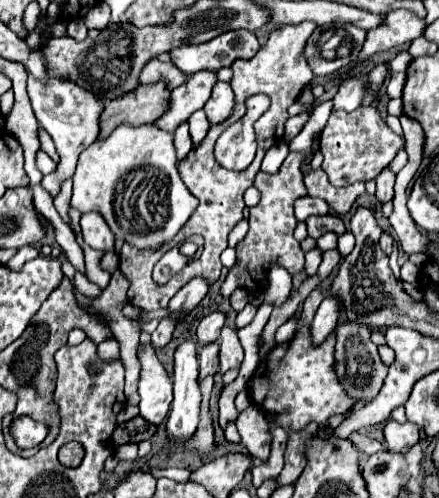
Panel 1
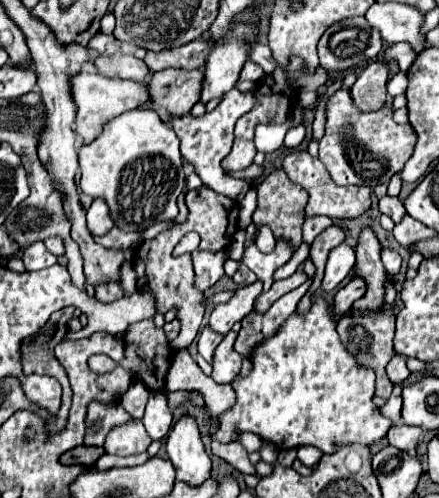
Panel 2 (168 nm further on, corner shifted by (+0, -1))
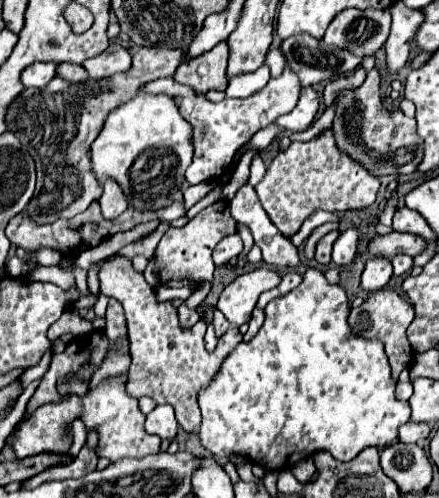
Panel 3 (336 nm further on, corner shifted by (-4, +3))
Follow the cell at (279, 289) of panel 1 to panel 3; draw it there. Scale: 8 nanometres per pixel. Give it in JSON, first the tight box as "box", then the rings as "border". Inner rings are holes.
{"box":[248,154,266,187],"border":[[[258,154],[251,163],[248,183],[250,183],[250,185],[255,187],[263,179],[265,173],[266,173],[266,166],[262,158]]]}

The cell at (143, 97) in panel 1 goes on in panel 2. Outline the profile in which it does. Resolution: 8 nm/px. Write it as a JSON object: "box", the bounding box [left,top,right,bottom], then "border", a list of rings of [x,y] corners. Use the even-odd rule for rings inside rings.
{"box":[146,69,204,123],"border":[[[166,69],[166,71],[154,73],[148,87],[152,89],[152,97],[156,97],[156,101],[152,101],[152,105],[146,105],[146,107],[156,109],[162,115],[162,121],[170,123],[172,113],[188,113],[194,107],[194,103],[200,101],[202,81],[204,81],[204,69],[194,69],[194,71]]]}

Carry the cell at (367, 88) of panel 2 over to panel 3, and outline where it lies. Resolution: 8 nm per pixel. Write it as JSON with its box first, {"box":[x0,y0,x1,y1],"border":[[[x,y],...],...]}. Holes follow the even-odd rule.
{"box":[384,1,422,75],"border":[[[396,1],[396,5],[390,7],[390,13],[392,13],[392,29],[384,45],[388,75],[400,71],[406,65],[412,37],[416,33],[416,27],[422,23],[422,13],[418,9],[408,9],[402,1]]]}

